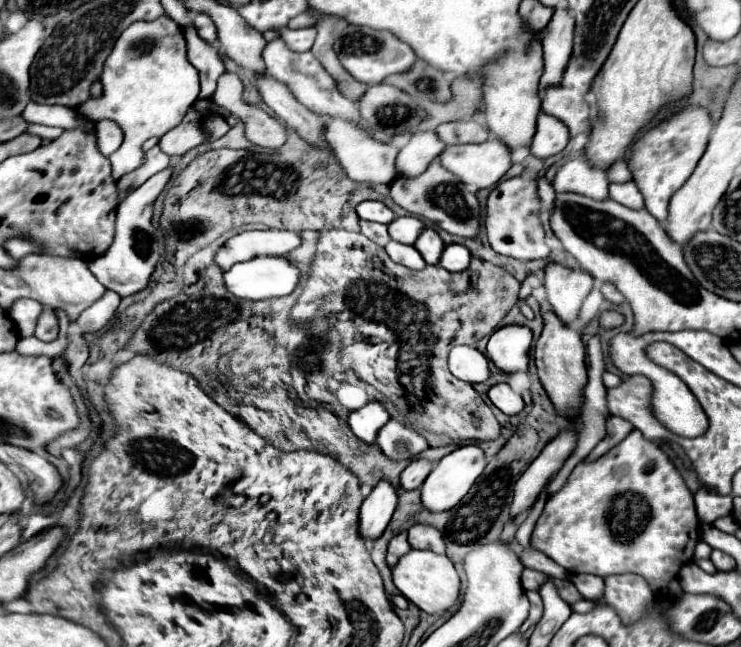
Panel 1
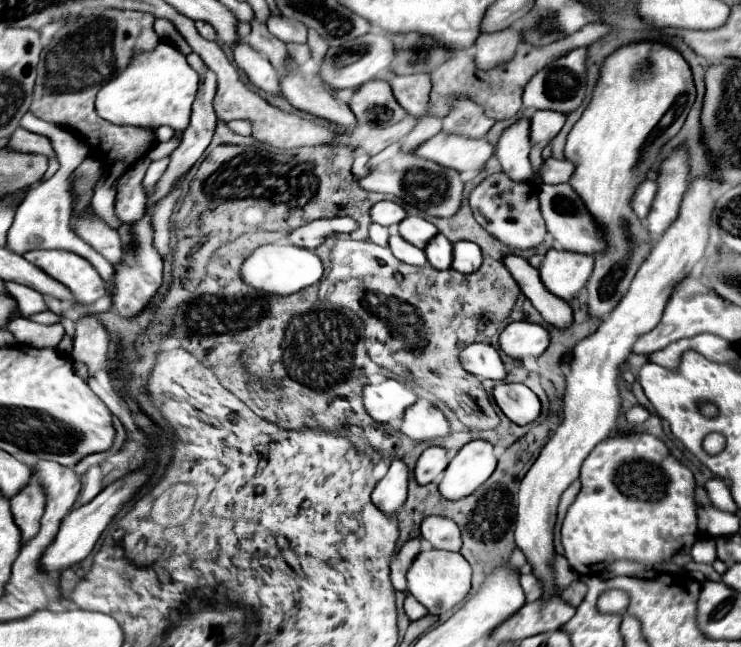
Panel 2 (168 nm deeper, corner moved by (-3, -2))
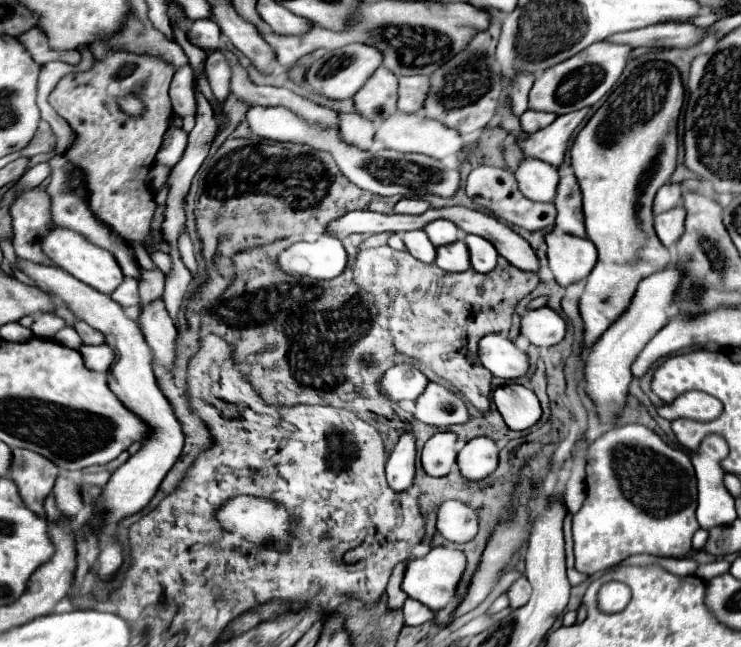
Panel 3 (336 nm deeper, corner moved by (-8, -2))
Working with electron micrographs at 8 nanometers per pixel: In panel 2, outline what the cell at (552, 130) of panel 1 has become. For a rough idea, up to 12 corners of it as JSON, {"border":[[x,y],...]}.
{"border":[[535,111],[531,143],[549,145],[565,125],[557,111]]}

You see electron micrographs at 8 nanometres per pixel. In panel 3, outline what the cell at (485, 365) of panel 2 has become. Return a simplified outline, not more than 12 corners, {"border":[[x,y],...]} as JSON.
{"border":[[504,333],[482,337],[478,357],[494,377],[516,379],[528,355]]}

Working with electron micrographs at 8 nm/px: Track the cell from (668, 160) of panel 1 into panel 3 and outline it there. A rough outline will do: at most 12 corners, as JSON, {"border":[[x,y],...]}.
{"border":[[682,207],[654,219],[664,247],[682,237],[686,211]]}

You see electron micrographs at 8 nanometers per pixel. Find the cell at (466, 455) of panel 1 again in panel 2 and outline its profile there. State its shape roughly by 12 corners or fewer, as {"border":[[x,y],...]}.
{"border":[[469,441],[443,471],[439,493],[459,501],[483,485],[497,457]]}

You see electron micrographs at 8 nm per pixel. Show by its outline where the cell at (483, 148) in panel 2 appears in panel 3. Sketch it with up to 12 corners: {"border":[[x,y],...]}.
{"border":[[392,113],[374,141],[434,159],[456,155],[458,131],[420,113]]}

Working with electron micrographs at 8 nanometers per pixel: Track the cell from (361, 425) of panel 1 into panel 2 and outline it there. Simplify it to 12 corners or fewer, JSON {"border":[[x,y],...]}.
{"border":[[395,379],[363,389],[367,415],[395,423],[415,401],[413,389]]}

